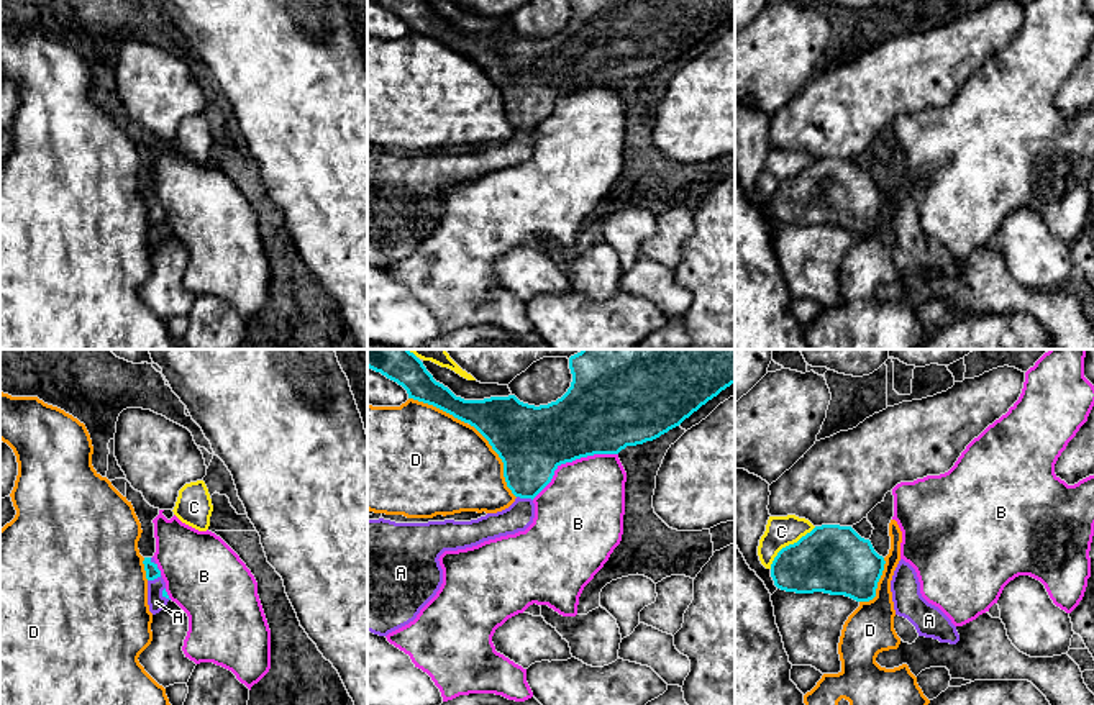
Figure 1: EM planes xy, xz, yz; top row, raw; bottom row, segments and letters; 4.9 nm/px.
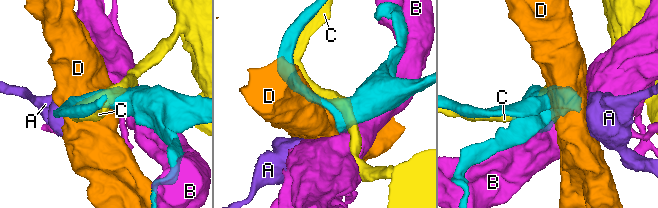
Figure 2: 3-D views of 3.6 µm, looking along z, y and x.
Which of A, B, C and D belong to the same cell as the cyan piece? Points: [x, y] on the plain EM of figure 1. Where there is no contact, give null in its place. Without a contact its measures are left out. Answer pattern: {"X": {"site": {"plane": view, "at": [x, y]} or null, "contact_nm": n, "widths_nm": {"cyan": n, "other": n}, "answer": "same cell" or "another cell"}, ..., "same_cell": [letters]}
{"A": {"site": {"plane": "xz", "at": [525, 130]}, "contact_nm": 80, "widths_nm": {"cyan": 320, "other": 140}, "answer": "same cell"}, "B": {"site": {"plane": "xz", "at": [571, 94]}, "contact_nm": 480, "widths_nm": {"cyan": 360, "other": 420}, "answer": "another cell"}, "C": {"site": {"plane": "yz", "at": [789, 177]}, "contact_nm": 300, "widths_nm": {"cyan": 340, "other": 150}, "answer": "another cell"}, "D": {"site": {"plane": "xz", "at": [502, 94]}, "contact_nm": 440, "widths_nm": {"cyan": 360, "other": 420}, "answer": "another cell"}, "same_cell": ["A"]}

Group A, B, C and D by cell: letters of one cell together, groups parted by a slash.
A / B / C / D

